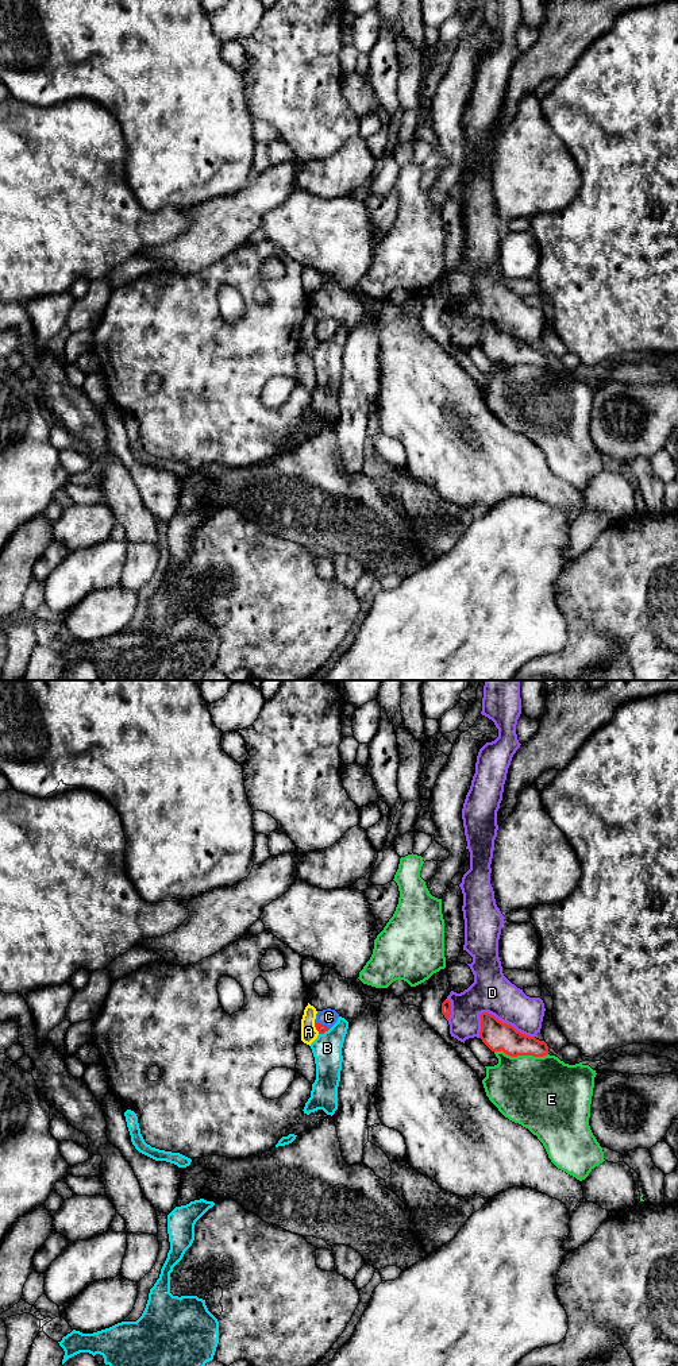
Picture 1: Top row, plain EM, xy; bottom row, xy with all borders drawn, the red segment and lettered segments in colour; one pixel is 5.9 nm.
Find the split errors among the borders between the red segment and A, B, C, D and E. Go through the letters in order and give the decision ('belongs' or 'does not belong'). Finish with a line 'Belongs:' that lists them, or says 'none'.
A: does not belong
B: does not belong
C: belongs
D: does not belong
E: does not belong
Belongs: C

